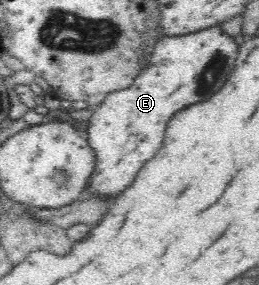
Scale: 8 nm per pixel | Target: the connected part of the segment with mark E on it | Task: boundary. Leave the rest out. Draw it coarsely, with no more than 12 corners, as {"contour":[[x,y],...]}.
{"contour":[[219,26],[163,38],[131,88],[93,108],[89,192],[113,198],[171,116],[225,84]]}

